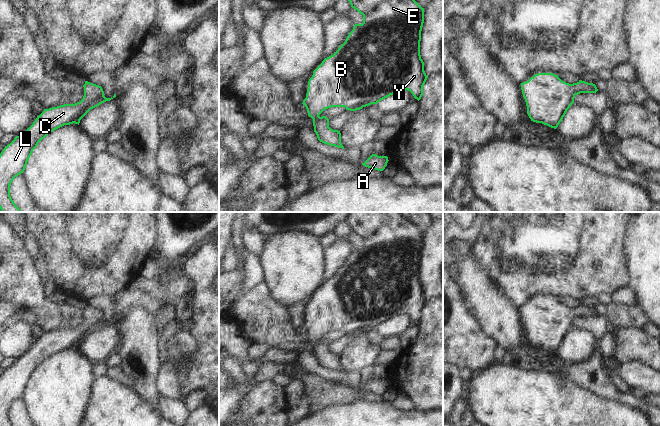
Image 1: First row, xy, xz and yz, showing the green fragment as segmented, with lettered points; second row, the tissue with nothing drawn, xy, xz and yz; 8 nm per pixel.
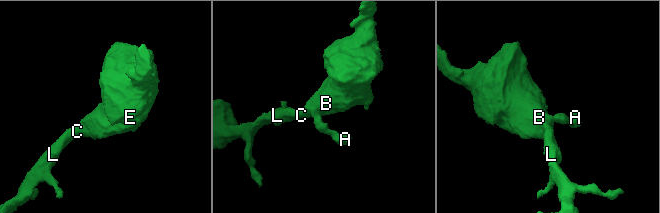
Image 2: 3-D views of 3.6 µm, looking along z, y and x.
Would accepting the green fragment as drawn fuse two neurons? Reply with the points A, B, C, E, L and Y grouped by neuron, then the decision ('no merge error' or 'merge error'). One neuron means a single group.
A B C E L Y | no merge error

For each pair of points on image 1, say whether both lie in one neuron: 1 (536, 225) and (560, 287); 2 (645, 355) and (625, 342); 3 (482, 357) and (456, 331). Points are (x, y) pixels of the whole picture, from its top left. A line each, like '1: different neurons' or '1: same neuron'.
1: same neuron
2: same neuron
3: same neuron

